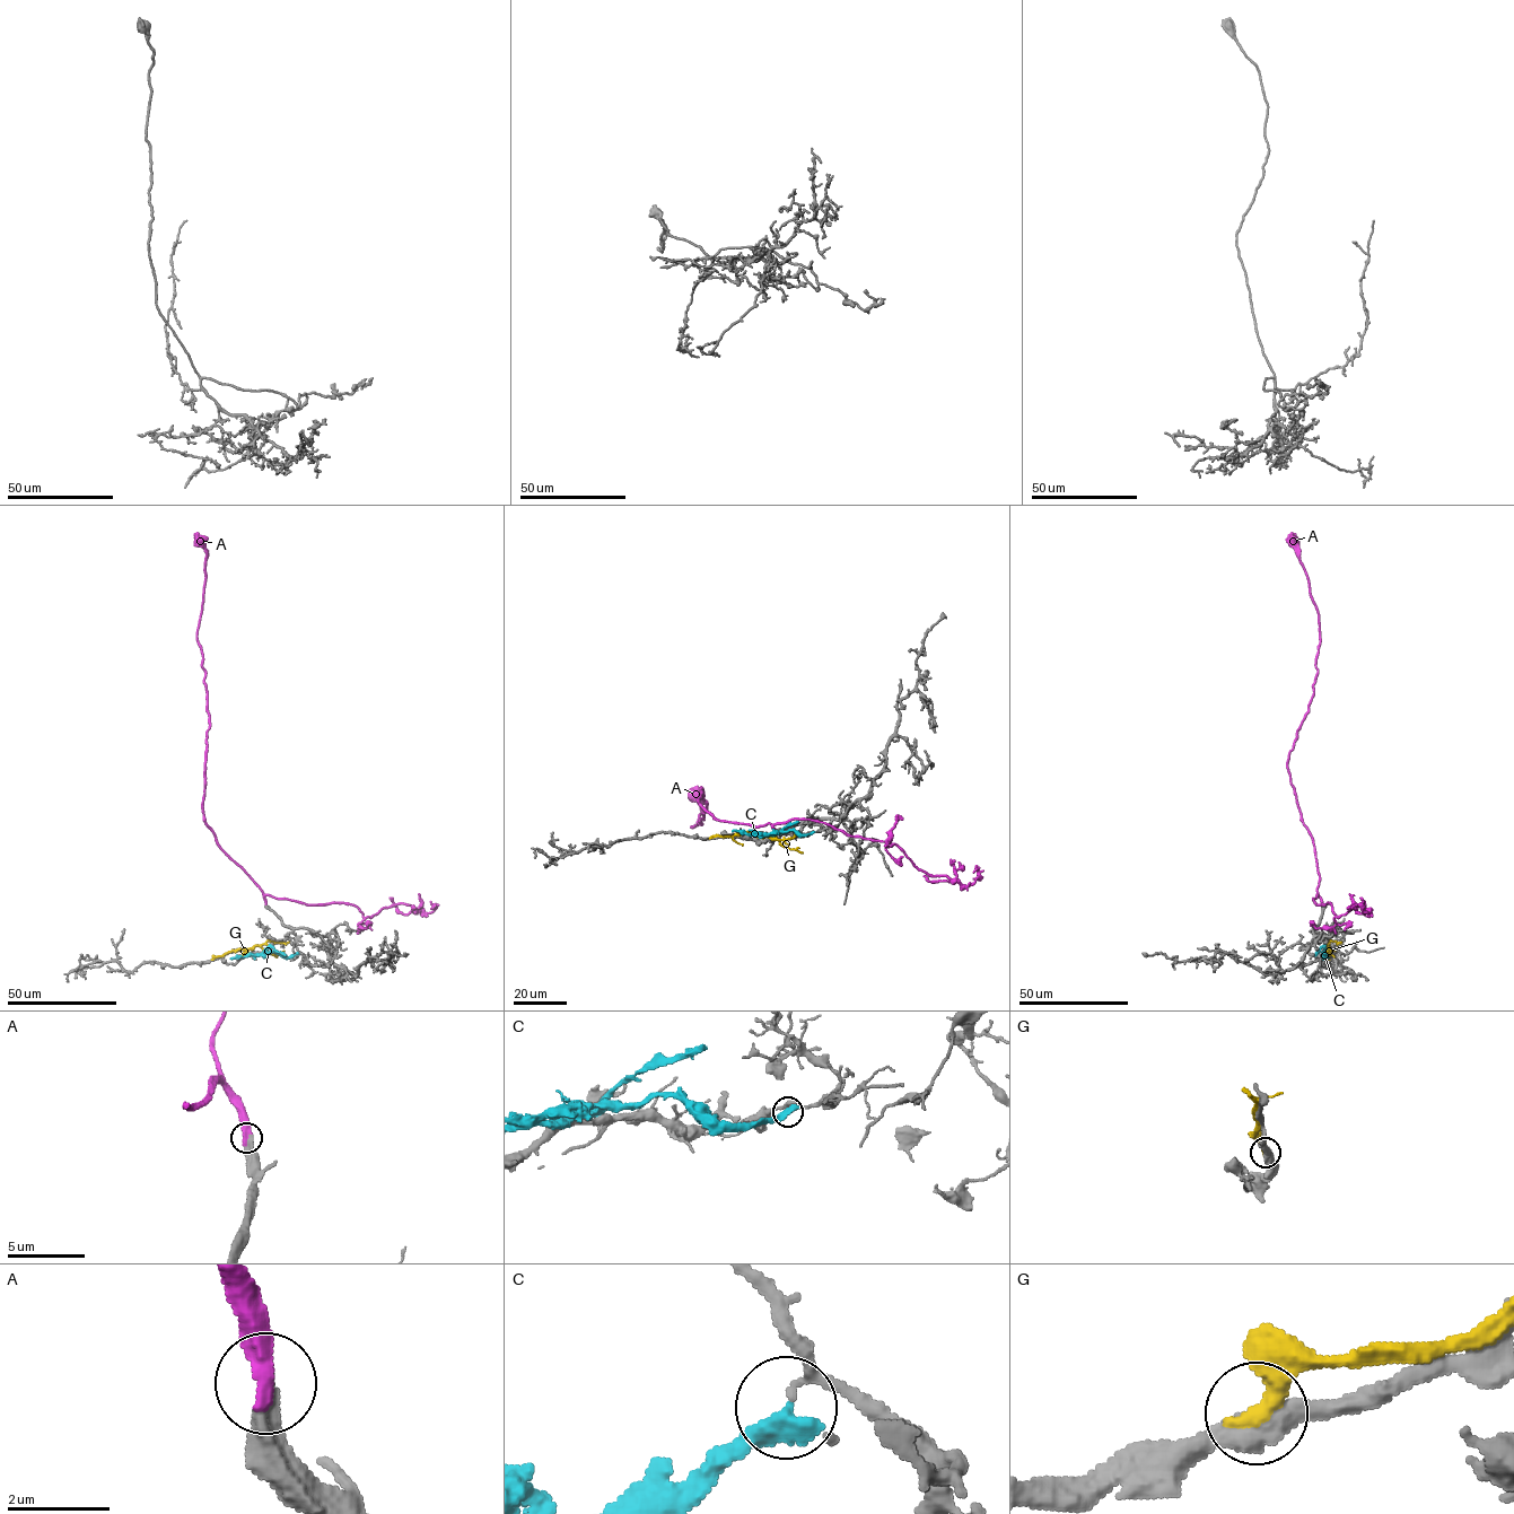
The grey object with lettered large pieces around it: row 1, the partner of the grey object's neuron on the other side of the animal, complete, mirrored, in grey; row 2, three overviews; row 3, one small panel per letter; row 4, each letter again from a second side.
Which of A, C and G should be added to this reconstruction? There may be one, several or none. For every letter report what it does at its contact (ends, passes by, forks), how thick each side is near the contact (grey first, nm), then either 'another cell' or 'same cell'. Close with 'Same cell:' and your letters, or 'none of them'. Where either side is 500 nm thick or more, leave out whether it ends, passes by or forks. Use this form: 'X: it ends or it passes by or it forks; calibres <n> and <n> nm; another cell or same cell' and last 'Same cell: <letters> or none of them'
A: it ends; calibres 440 and 440 nm; same cell
C: it ends; calibres 130 and 480 nm; another cell
G: it ends; calibres 440 and 400 nm; another cell
Same cell: A

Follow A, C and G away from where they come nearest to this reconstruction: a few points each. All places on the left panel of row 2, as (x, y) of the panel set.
A: (265, 902), (257, 885), (220, 848), (202, 811), (210, 717), (206, 671), (197, 638), (206, 549), (197, 533)
C: (297, 953), (289, 957), (268, 952), (230, 959)
G: (212, 959), (269, 941), (289, 942)

